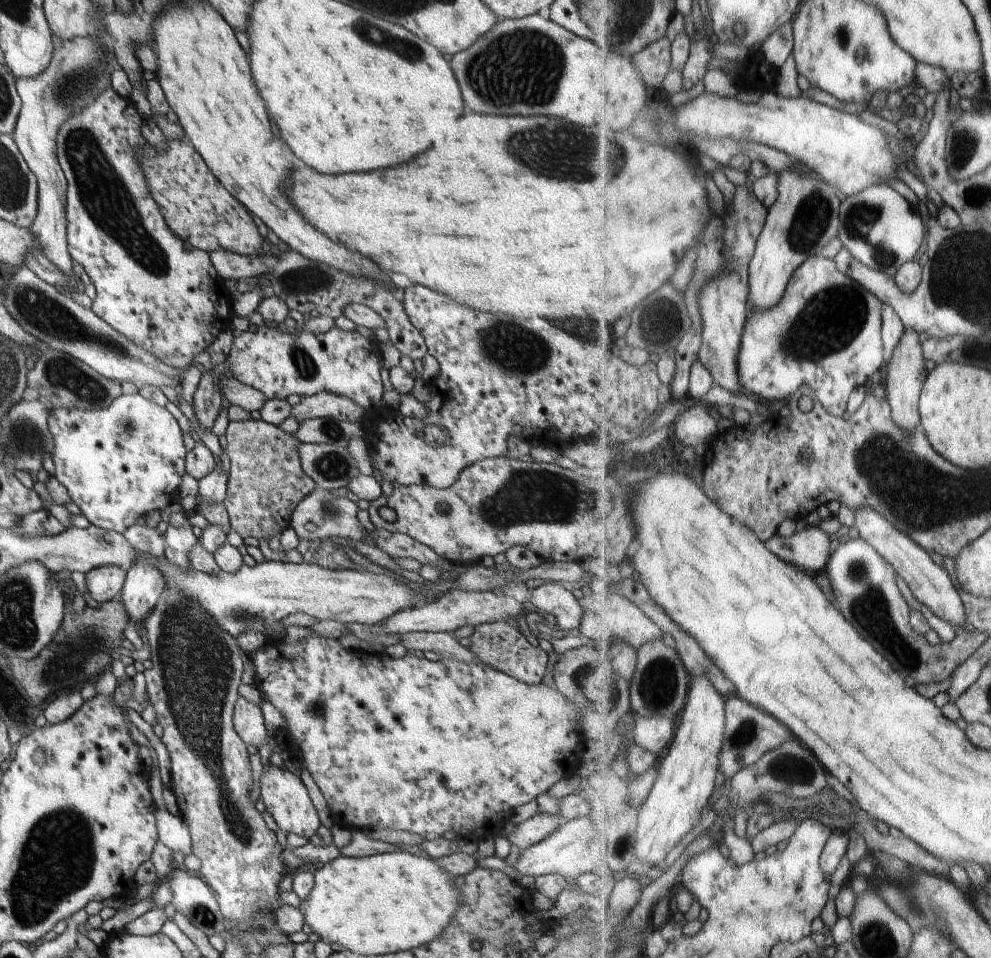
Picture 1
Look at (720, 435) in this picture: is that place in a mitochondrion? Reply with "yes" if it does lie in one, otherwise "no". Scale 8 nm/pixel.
no

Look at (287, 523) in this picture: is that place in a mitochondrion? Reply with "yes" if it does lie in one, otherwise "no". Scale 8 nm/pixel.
no

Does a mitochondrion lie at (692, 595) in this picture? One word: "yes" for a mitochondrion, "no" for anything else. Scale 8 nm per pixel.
no

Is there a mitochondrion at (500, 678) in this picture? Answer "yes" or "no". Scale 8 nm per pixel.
no

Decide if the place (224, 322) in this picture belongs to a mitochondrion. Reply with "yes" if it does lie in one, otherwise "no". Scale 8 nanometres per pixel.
no

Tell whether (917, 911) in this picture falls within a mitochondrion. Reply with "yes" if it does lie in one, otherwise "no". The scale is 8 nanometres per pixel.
yes

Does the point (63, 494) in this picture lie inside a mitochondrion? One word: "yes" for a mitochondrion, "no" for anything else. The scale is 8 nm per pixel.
no

